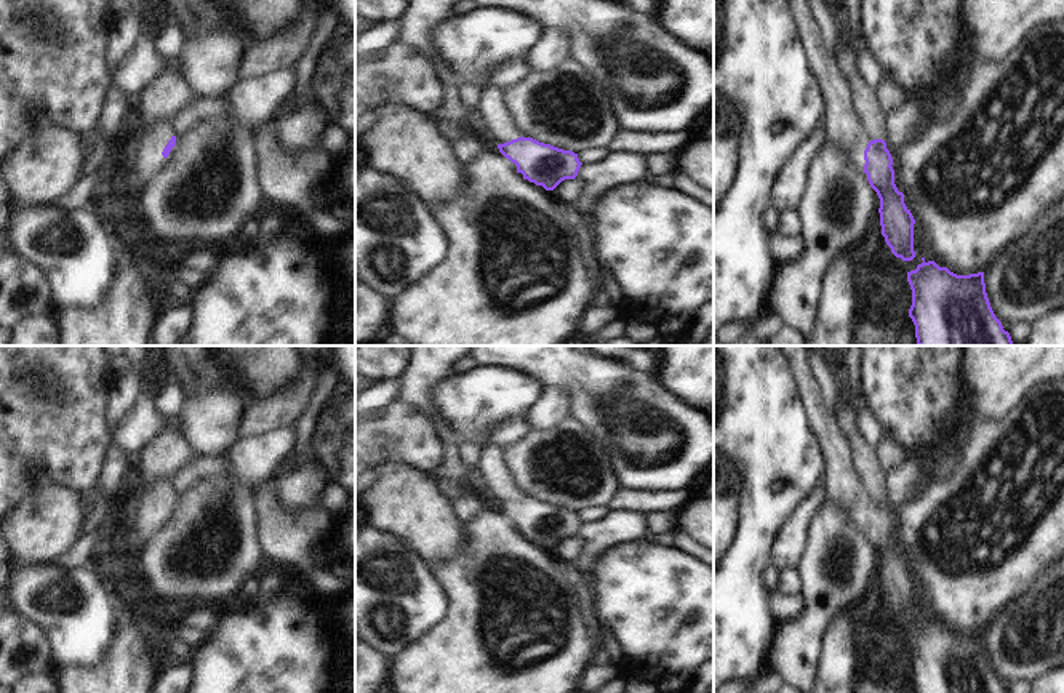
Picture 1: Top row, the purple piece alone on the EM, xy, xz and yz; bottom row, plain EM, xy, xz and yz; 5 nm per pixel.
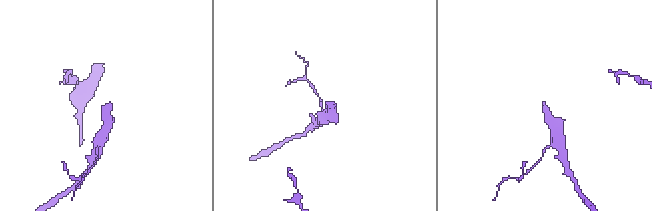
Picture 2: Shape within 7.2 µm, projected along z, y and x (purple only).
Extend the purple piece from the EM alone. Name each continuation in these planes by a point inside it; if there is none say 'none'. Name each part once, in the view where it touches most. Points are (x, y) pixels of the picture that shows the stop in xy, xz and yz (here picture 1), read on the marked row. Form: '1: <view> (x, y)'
1: yz (844, 128)

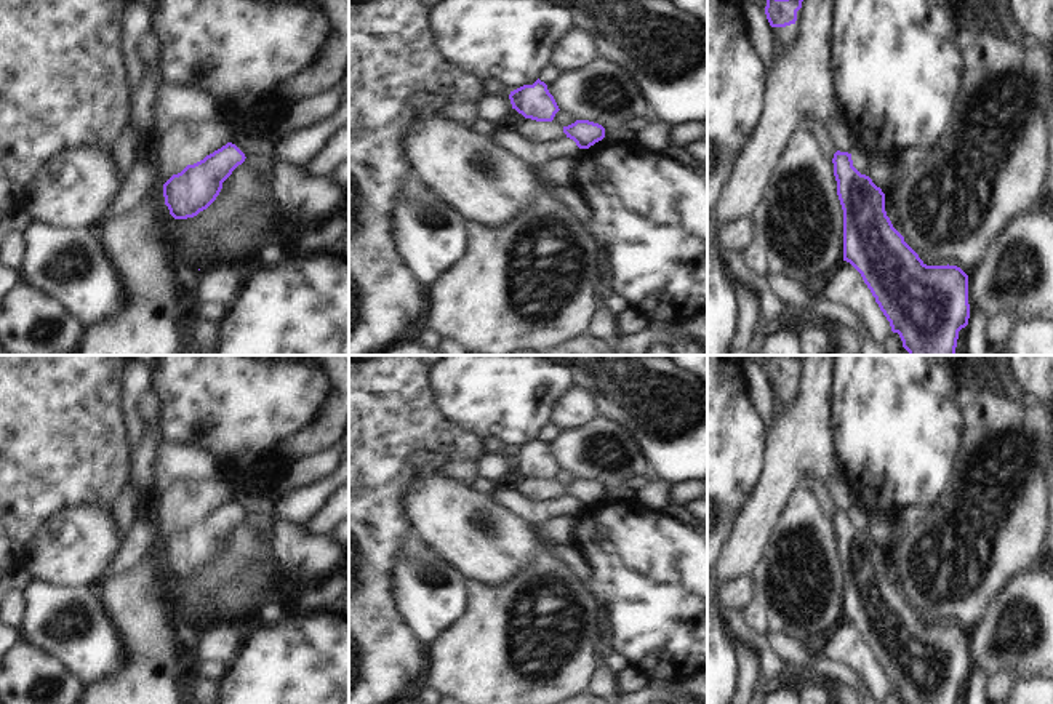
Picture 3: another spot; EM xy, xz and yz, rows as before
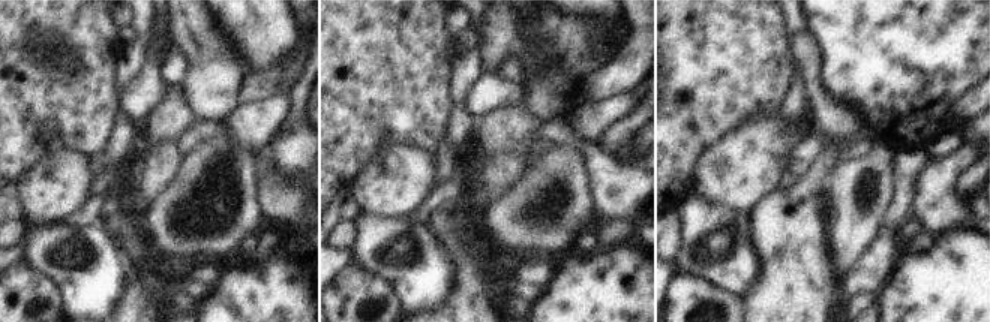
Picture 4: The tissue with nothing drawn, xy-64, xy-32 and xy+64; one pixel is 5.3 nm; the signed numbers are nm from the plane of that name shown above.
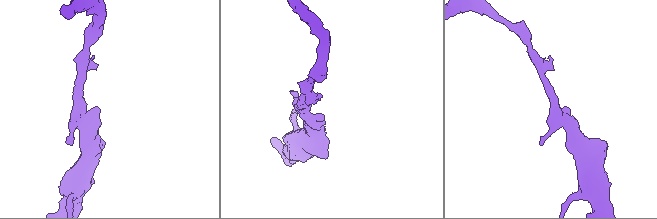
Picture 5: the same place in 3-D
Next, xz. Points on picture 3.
none

